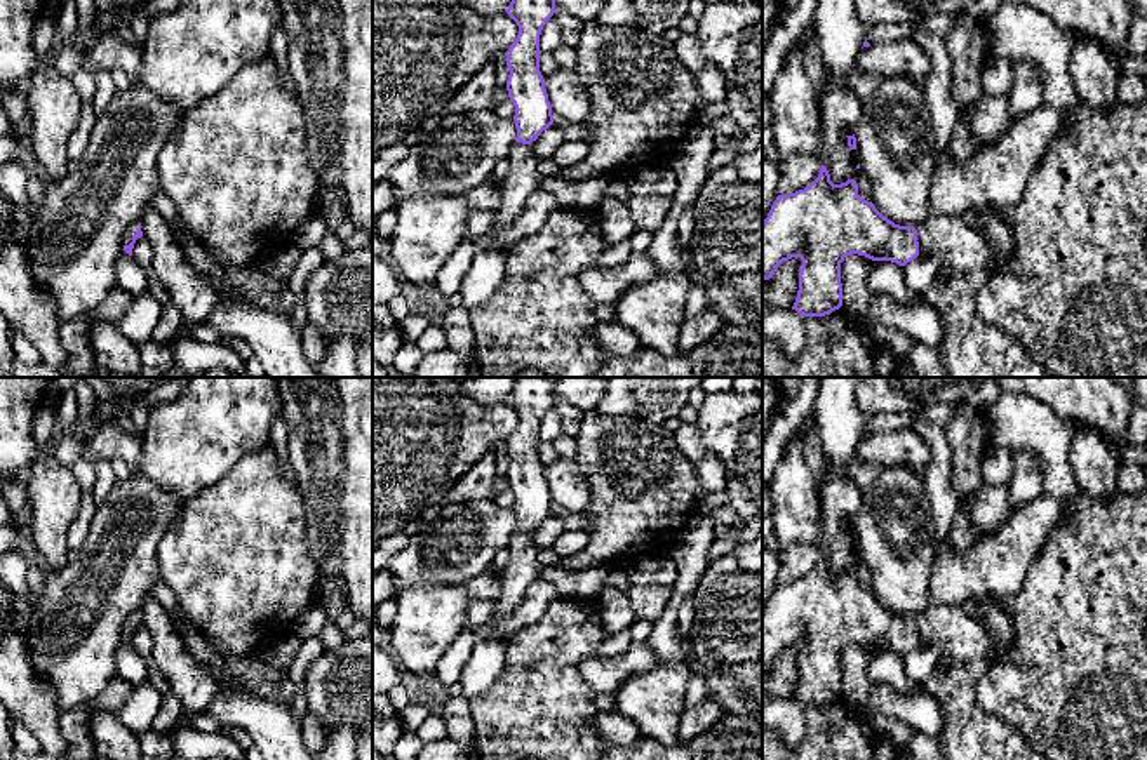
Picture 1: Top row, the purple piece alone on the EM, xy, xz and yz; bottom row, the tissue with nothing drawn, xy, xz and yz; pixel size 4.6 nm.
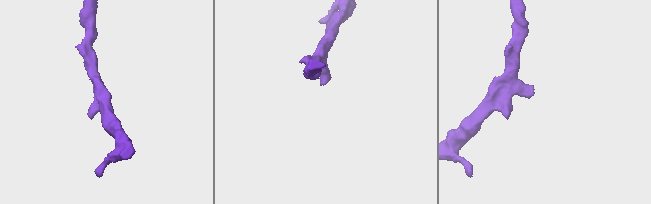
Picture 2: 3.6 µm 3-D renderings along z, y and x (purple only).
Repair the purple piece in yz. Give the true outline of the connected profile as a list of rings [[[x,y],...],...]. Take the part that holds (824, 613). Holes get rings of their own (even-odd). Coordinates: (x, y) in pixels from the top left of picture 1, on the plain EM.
[[[825,555],[804,579],[778,584],[762,610],[762,668],[769,670],[783,650],[799,647],[802,657],[792,699],[802,706],[825,706],[842,696],[841,652],[848,645],[858,643],[872,650],[891,650],[905,656],[921,640],[938,649],[938,666],[943,668],[976,657],[992,664],[1008,650],[1008,647],[996,649],[985,624],[975,616],[968,616],[961,607],[929,607],[917,617],[895,614],[872,591],[858,584],[855,569],[834,574]]]

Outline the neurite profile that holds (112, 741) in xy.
[[[101,711],[91,720],[96,758],[104,760],[144,760],[141,746],[131,730],[127,730],[117,713]]]

